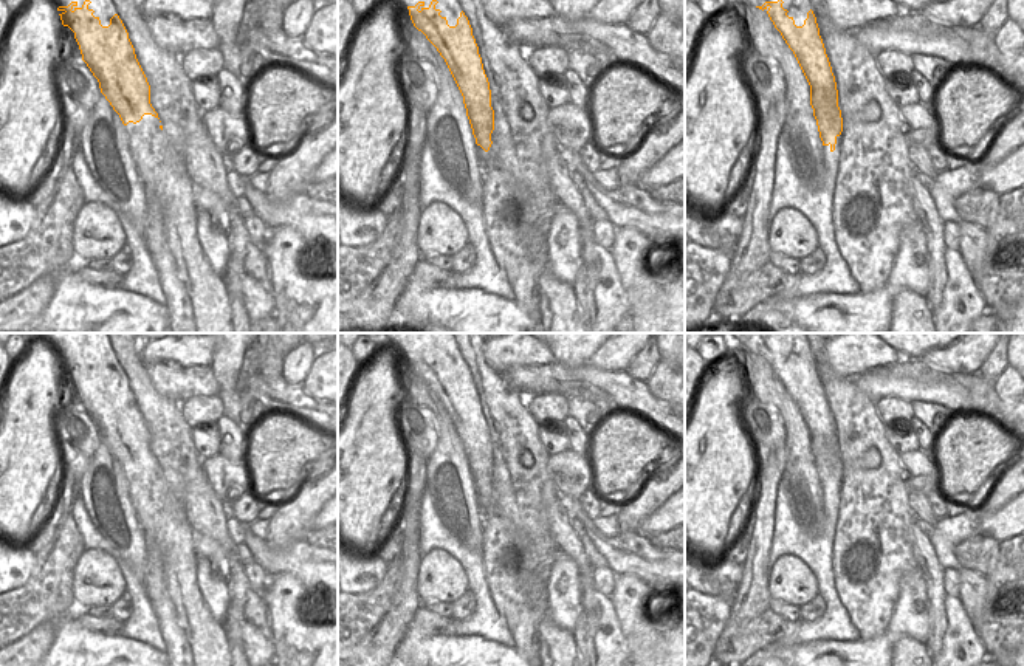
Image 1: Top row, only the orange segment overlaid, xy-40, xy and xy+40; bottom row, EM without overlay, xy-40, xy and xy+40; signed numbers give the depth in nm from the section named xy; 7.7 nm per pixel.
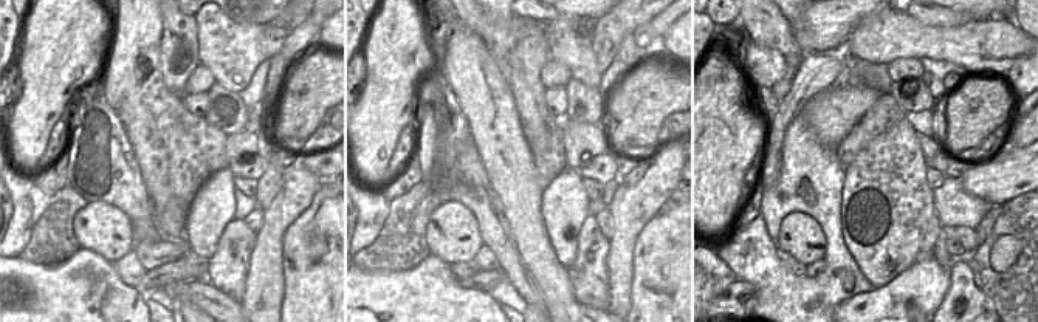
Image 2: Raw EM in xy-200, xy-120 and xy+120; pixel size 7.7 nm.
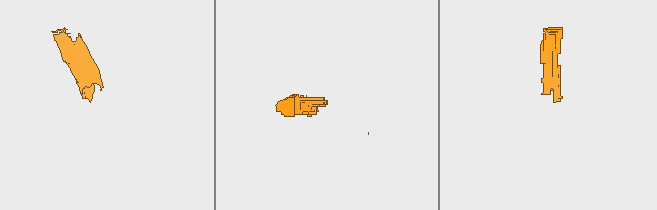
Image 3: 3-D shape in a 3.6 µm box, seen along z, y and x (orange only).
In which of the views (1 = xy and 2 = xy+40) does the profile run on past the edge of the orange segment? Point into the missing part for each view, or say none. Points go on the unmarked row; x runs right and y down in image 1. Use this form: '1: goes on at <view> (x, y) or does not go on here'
1: goes on at xy (400, 343)
2: goes on at xy+40 (797, 349)

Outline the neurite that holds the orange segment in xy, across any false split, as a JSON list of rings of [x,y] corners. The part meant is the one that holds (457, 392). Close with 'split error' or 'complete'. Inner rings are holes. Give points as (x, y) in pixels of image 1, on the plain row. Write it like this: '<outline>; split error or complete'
[[[381,333],[386,347],[409,356],[414,373],[445,406],[462,443],[483,516],[494,513],[490,429],[468,364],[452,333]]]; split error

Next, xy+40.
[[[730,333],[731,341],[768,361],[793,398],[809,432],[810,452],[823,493],[835,497],[843,479],[835,423],[806,333]]]; split error

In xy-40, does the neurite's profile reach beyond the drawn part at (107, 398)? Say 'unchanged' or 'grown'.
grown

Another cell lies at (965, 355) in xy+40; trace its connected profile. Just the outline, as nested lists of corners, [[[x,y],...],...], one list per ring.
[[[965,333],[947,347],[933,348],[919,359],[940,373],[979,373],[1001,333]]]

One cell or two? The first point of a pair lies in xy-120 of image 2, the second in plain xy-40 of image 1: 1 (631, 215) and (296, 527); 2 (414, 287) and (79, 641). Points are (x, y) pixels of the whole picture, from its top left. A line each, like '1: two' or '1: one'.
1: one
2: one

